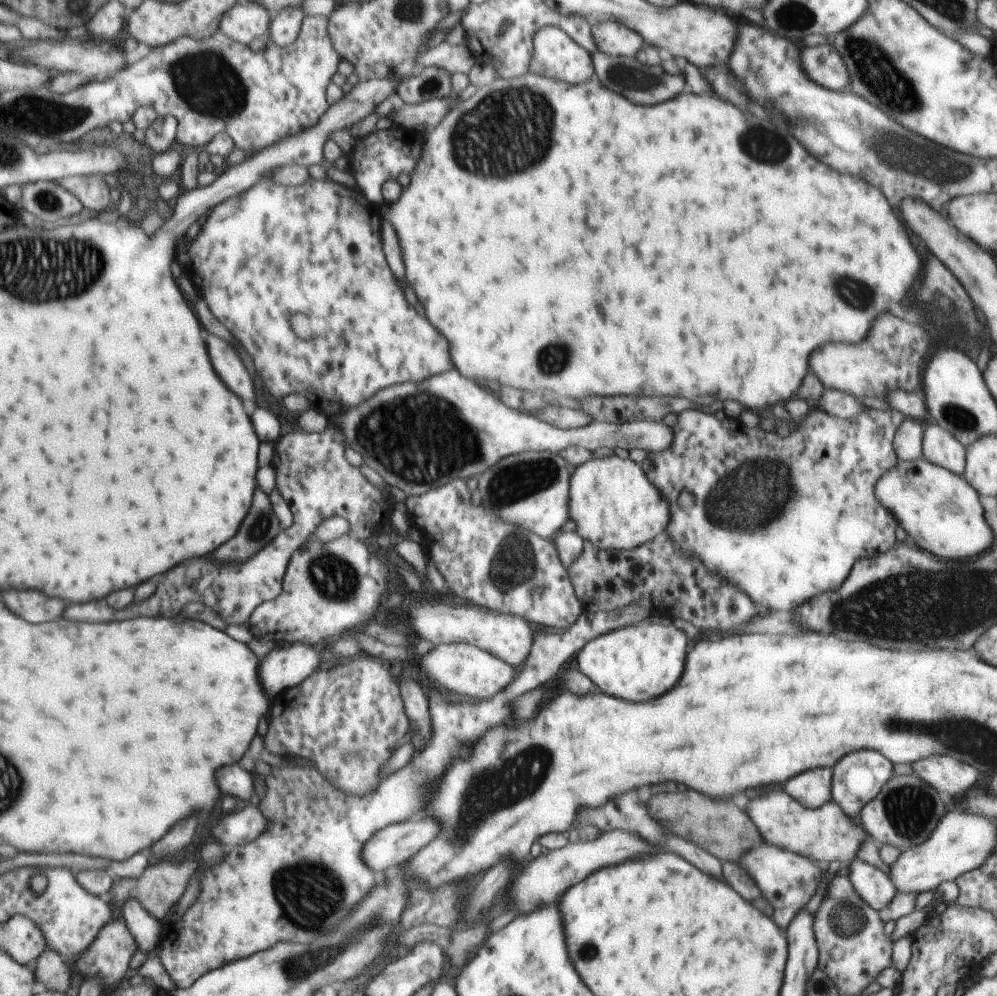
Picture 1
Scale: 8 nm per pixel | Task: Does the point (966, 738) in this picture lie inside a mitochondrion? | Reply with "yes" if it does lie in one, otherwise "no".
yes

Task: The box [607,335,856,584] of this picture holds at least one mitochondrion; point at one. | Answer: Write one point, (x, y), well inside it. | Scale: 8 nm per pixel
(741, 498)

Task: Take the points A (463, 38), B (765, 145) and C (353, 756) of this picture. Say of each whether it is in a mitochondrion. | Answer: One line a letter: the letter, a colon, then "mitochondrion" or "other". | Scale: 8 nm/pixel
A: other
B: mitochondrion
C: mitochondrion

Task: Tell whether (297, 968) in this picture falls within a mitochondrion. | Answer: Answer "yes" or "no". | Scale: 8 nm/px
yes

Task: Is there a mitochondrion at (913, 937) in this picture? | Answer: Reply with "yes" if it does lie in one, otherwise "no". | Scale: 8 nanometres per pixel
no

